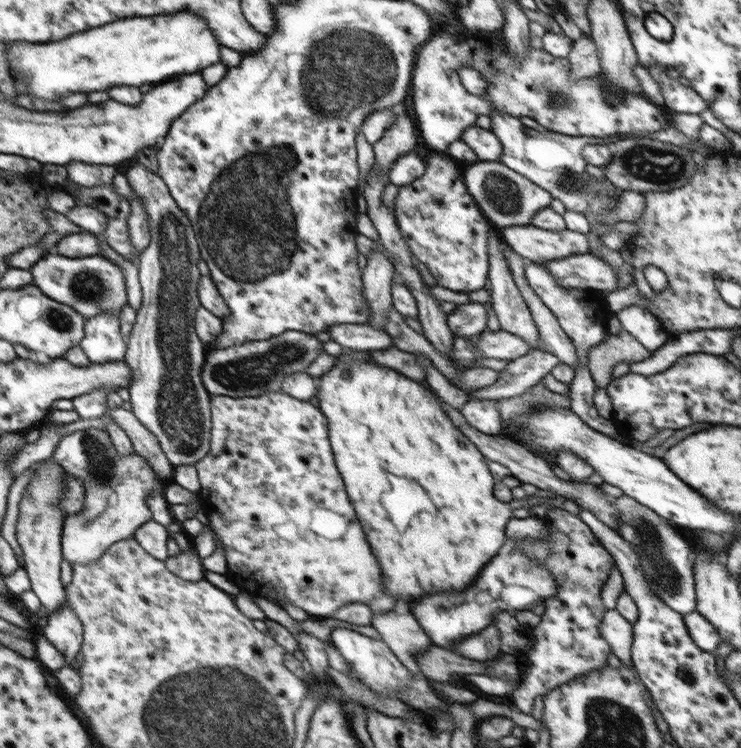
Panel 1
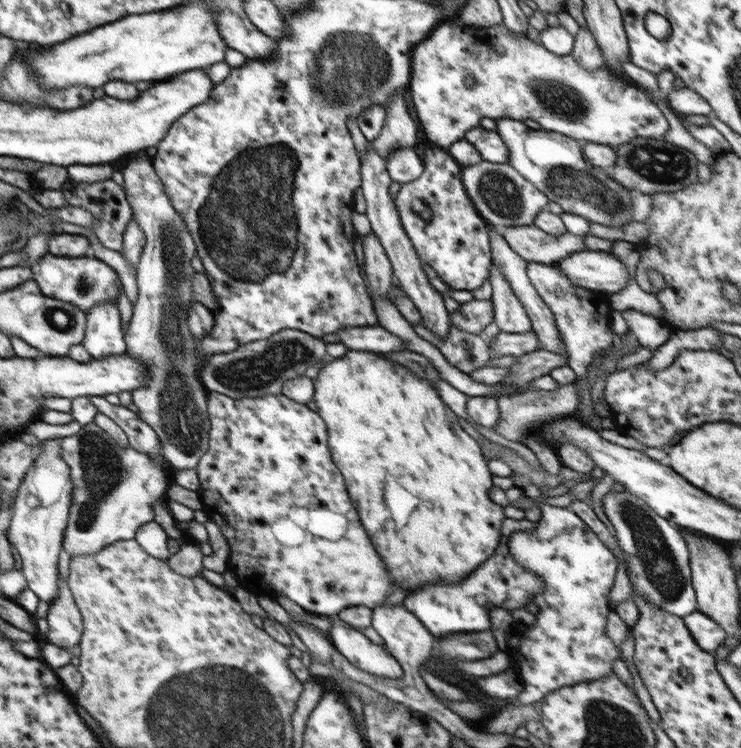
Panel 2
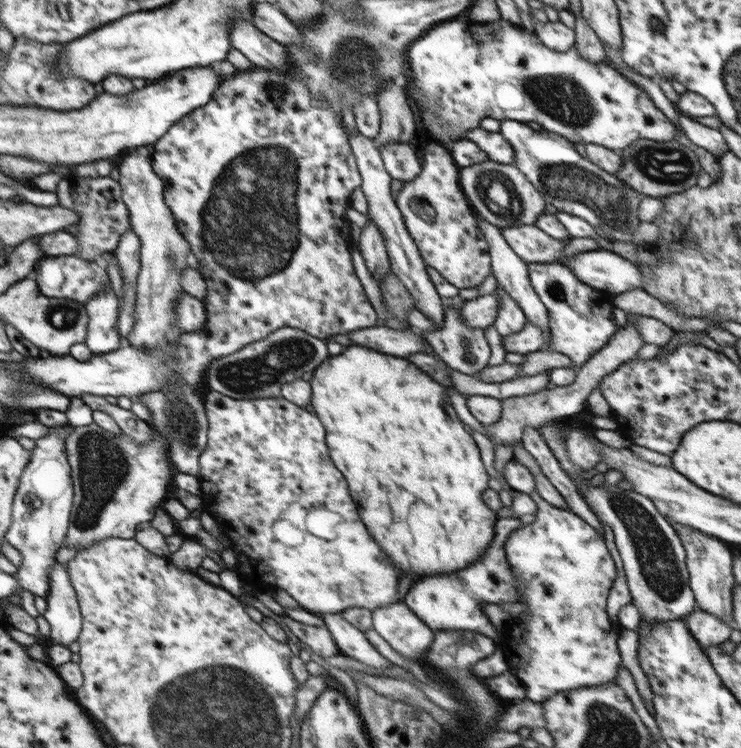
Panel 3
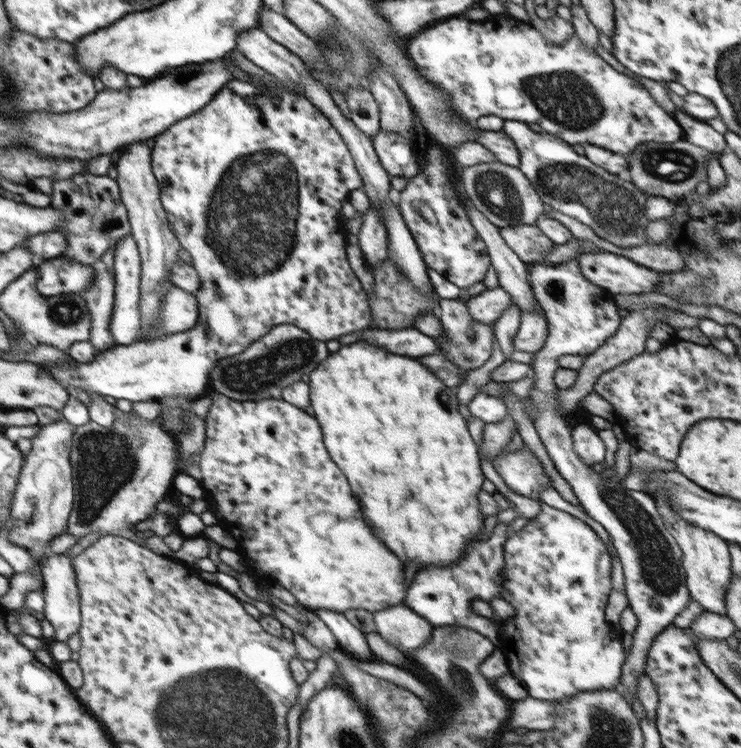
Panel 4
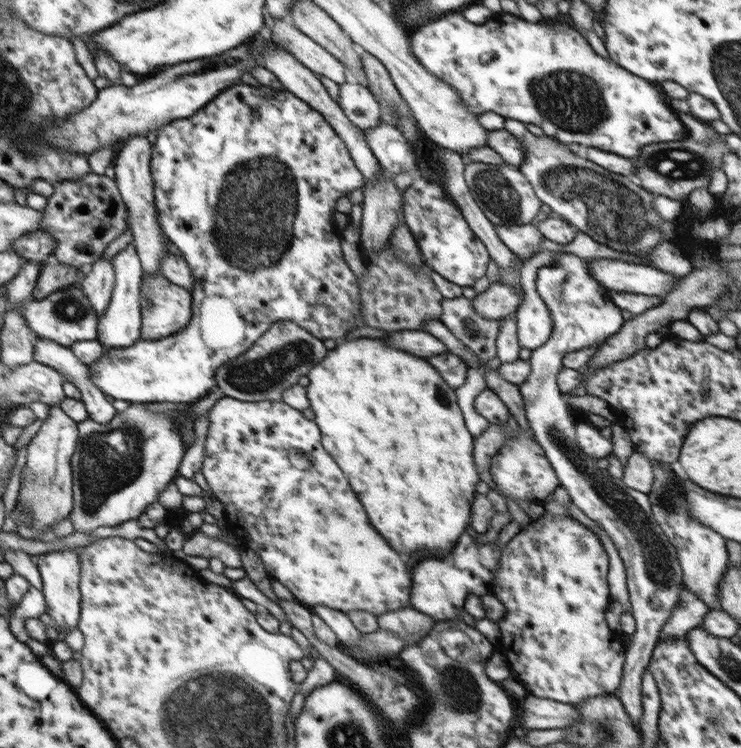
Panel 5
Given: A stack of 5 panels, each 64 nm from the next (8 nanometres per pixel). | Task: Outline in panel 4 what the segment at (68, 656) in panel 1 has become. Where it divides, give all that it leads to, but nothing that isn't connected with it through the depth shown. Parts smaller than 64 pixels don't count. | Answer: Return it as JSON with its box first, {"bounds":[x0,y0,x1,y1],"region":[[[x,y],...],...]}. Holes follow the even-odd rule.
{"bounds":[42,554,81,642],"region":[[[49,554],[42,563],[43,572],[43,597],[45,607],[44,618],[54,627],[54,640],[66,642],[72,634],[78,632],[81,625],[81,606],[78,587],[76,586],[75,559],[70,559],[64,554]]]}

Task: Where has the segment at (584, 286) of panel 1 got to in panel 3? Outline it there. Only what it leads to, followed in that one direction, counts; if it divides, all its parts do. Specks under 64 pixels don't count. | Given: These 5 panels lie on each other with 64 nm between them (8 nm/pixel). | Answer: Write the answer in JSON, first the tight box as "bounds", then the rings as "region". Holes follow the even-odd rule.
{"bounds":[565,251,643,296],"region":[[[614,251],[579,252],[566,259],[565,265],[580,282],[612,296],[628,292],[631,288],[643,288],[638,263],[631,263]]]}

